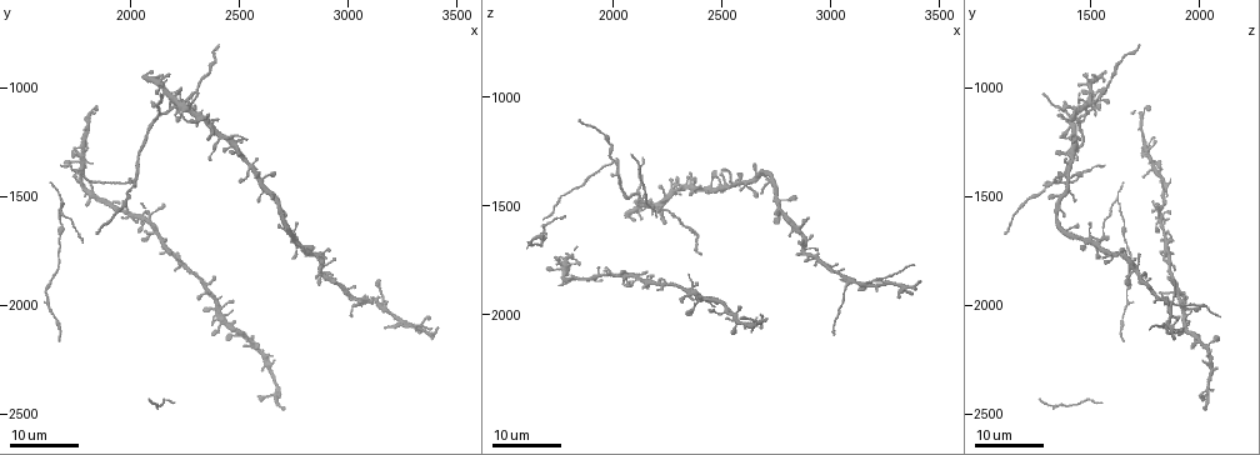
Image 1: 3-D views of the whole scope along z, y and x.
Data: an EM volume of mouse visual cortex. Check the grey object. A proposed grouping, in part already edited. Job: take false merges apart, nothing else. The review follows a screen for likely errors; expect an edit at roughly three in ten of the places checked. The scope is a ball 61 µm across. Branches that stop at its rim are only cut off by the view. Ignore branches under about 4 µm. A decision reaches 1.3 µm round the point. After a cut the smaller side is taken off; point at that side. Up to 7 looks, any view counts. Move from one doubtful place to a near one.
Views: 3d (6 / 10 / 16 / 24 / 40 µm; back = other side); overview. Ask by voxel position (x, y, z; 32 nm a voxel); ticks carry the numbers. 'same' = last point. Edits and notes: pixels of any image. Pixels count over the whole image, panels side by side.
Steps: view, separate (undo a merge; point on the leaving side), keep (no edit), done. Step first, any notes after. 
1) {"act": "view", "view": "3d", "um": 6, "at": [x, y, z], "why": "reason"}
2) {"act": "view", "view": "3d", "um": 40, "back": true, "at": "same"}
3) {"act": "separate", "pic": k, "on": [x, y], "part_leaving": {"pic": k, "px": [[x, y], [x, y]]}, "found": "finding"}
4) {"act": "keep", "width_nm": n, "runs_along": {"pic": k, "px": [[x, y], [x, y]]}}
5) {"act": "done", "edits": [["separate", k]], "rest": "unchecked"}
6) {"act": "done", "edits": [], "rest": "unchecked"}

{"act": "view", "view": "3d", "um": 16, "at": [2440, 2080, 1940], "why": "a fork"}

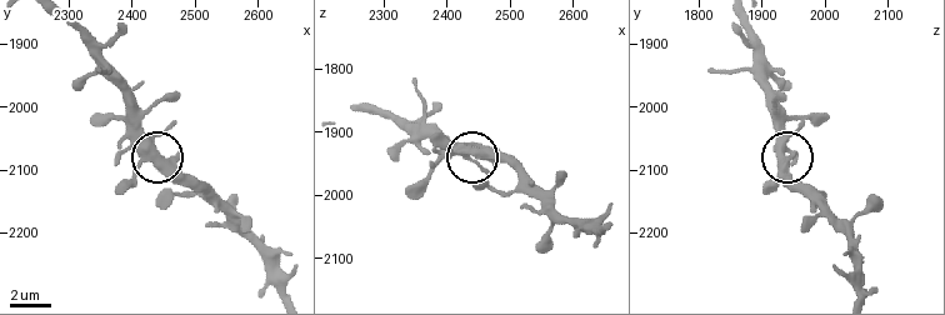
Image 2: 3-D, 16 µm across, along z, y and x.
{"act": "view", "view": "3d", "um": 6, "at": "same", "why": "zoom in"}

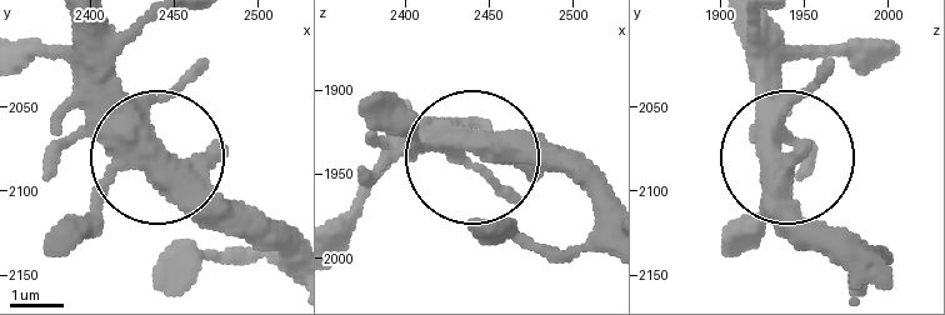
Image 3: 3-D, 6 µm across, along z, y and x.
{"act": "keep", "runs_along": {"pic": 3, "px": [[76, 23], [81, 63], [130, 130], [198, 170], [260, 233]]}, "found": "one neuron here"}

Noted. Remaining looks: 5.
{"act": "view", "view": "3d", "um": 16, "at": [2080, 1600, 1830], "why": "four or more arms meet"}

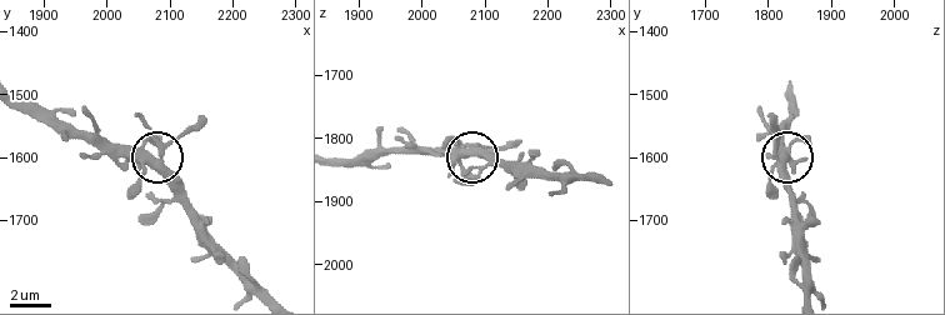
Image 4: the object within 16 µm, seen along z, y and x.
{"act": "view", "view": "3d", "um": 6, "at": [2085, 1610, 1820]}

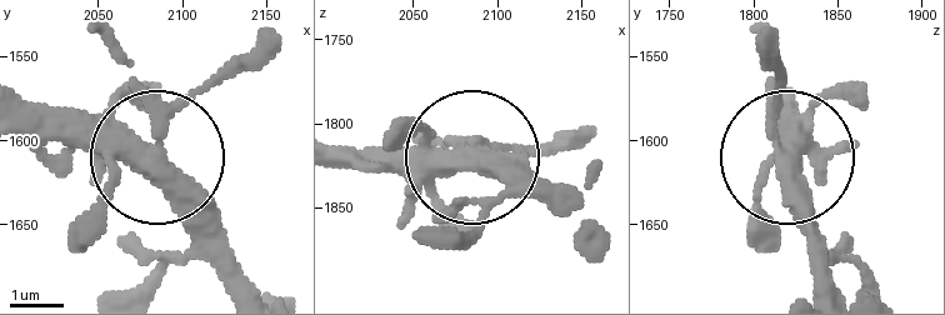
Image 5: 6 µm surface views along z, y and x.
{"act": "keep", "width_nm": 370, "found": "continuous, no second neuron"}

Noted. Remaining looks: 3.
{"act": "view", "view": "3d", "um": 24, "at": [2020, 1450, 1290], "why": "branch point"}

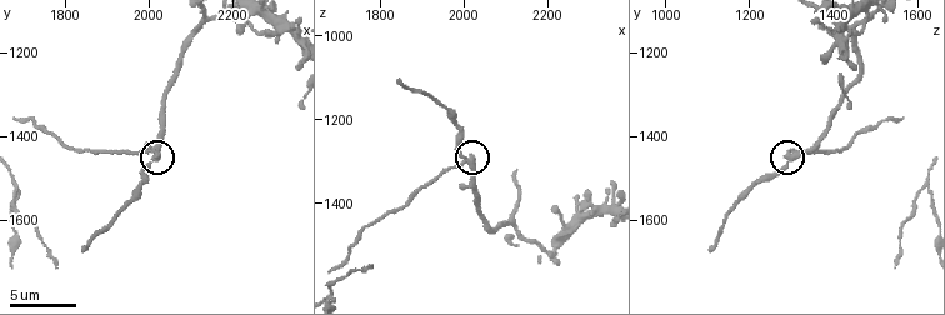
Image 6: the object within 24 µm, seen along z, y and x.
{"act": "view", "view": "3d", "um": 6, "at": [2015, 1450, 1290]}

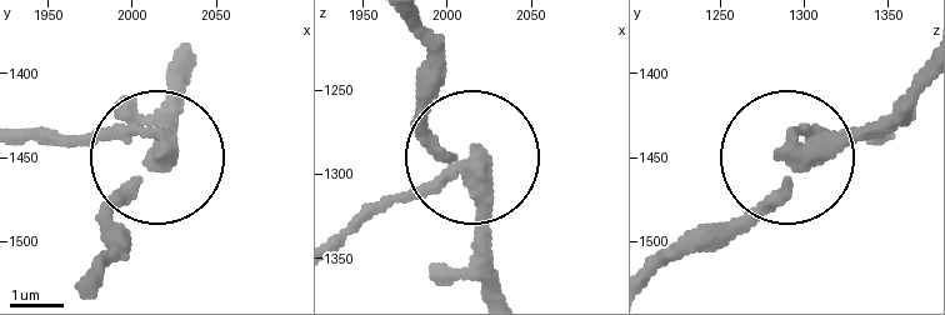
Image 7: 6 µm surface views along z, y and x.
{"act": "separate", "pic": 7, "on": [109, 130], "arms": 3, "part_leaving": {"pic": 7, "px": [[483, 154], [339, 230]]}, "found": "a second neuron is stuck on"}

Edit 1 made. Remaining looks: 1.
{"act": "done", "edits": [["separate", 7]], "rest": "unchecked"}

